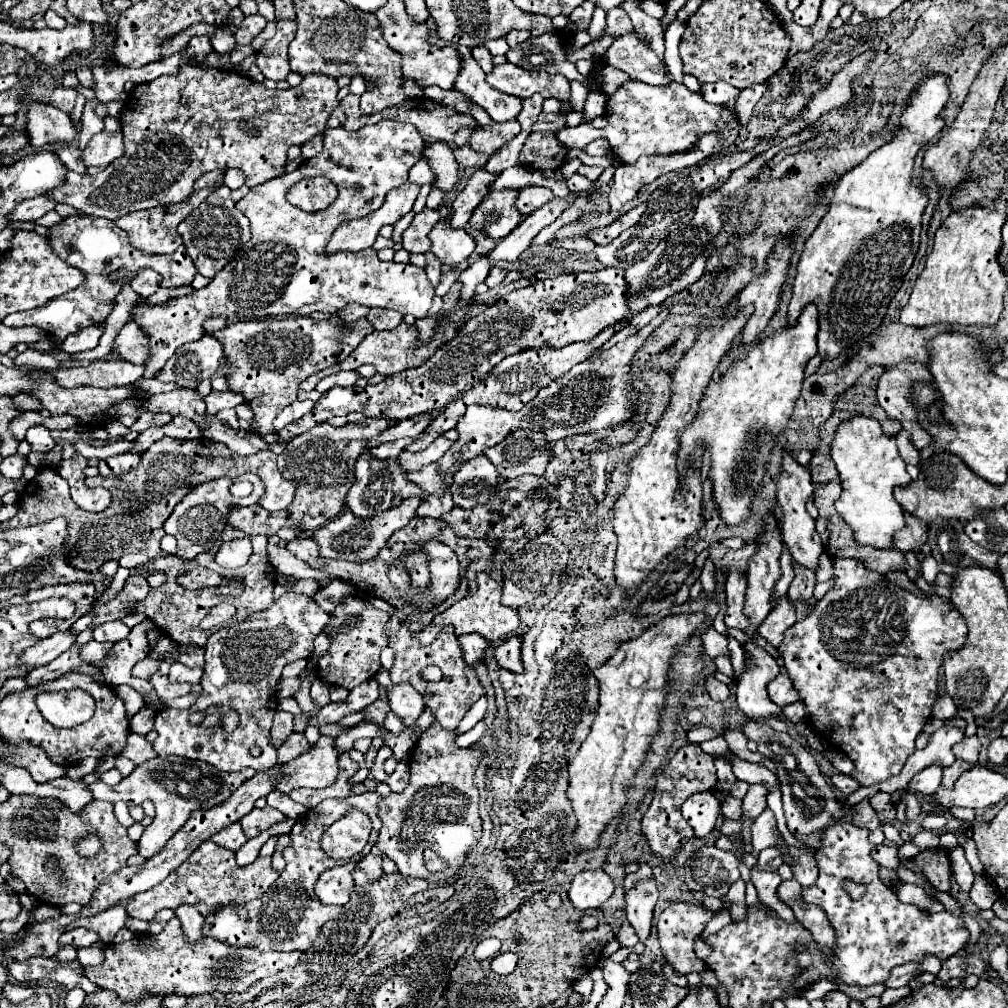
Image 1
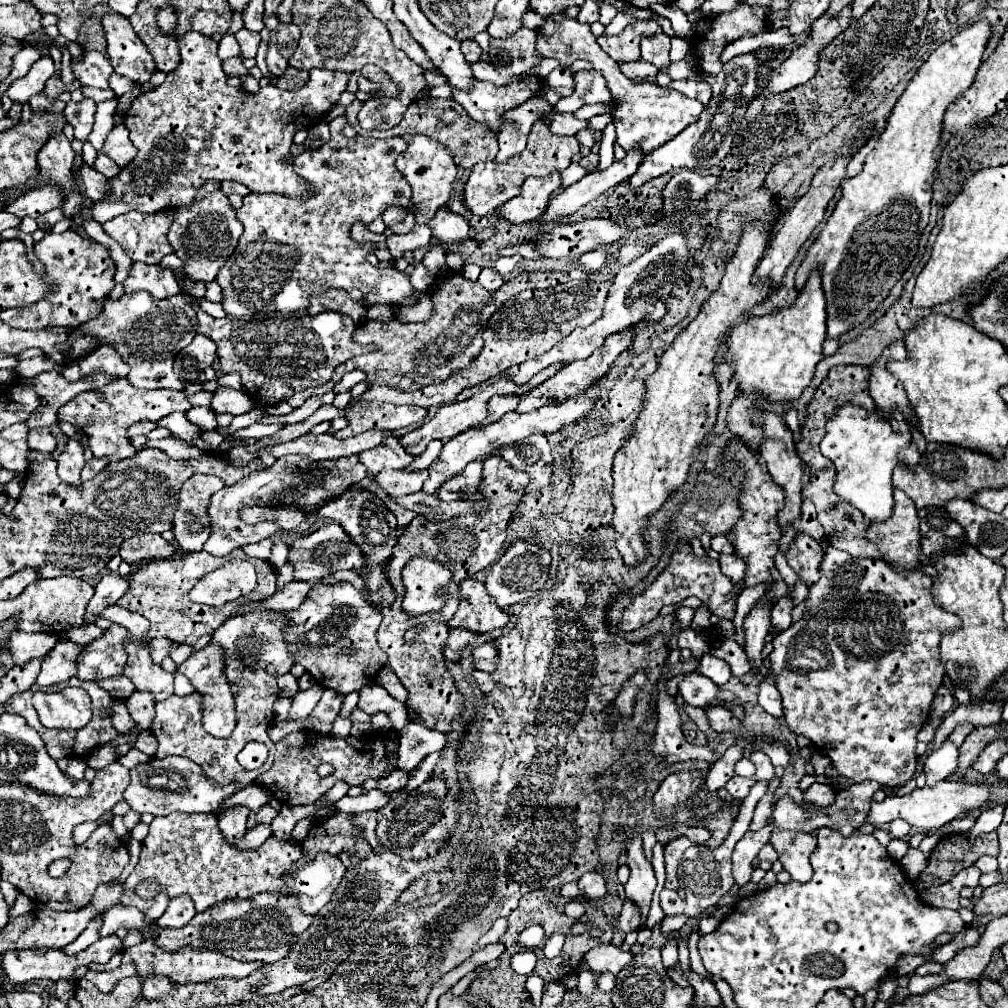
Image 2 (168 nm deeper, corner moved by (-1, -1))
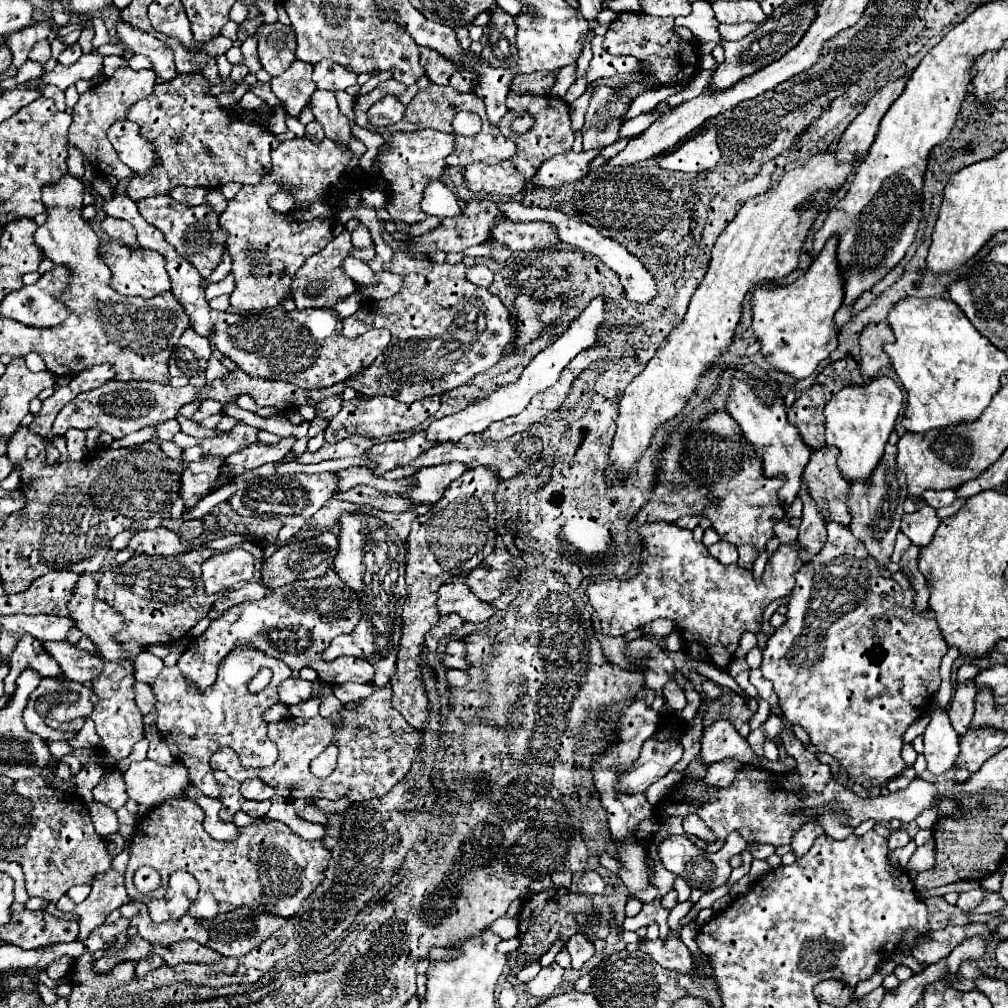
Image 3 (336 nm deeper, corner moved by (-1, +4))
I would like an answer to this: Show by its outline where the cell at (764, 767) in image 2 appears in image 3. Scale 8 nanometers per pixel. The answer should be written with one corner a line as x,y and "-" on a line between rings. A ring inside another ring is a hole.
758,728
758,730
752,730
750,732
750,736
748,736
748,744
750,744
750,748
756,752
756,756
758,758
764,758
764,752
762,752
762,746
764,746
764,730
762,728

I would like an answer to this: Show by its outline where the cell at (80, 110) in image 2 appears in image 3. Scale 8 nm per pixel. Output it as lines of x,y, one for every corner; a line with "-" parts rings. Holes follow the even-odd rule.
124,66
124,68
118,68
114,72
112,78
106,80
106,84
102,86
96,86
92,90
88,90
86,94
80,94
80,100
76,102
76,106
72,108
72,126
70,126
70,132
68,132
68,140
80,148
80,152
92,162
92,166
96,168
98,176
116,176
120,180
124,178
130,178
134,172
120,162
116,150
112,148
110,140
106,138
106,130
118,122
118,120
124,120
126,118
126,110
146,98
148,94
152,94
154,90
154,70
132,70
130,66

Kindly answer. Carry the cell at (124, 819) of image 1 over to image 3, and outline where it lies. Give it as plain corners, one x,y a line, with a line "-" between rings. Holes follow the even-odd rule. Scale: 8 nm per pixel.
110,770
102,776
100,784
92,790
94,800
110,806
112,810
122,808
128,802
128,794
126,794
126,786
122,780
122,772
120,770

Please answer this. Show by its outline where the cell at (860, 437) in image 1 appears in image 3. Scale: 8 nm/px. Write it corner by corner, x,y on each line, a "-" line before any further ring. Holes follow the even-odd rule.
878,376
864,386
846,386
824,408
826,446
840,450
838,466
848,482
866,480
884,456
884,446
896,426
902,408
902,392
892,378

